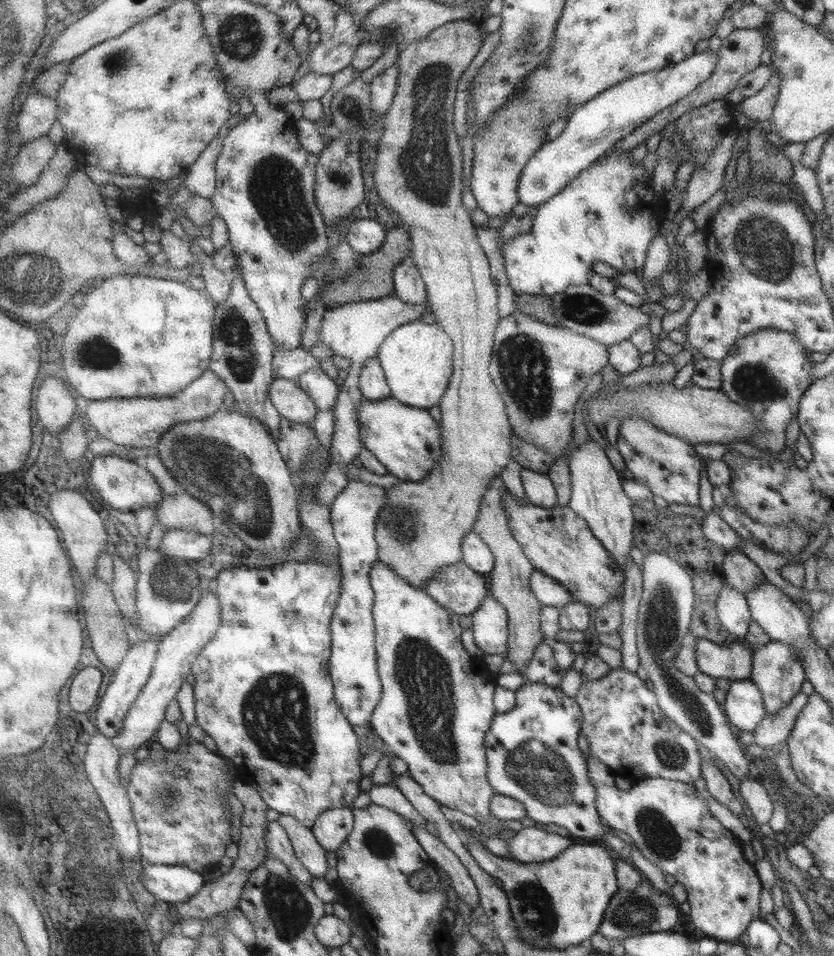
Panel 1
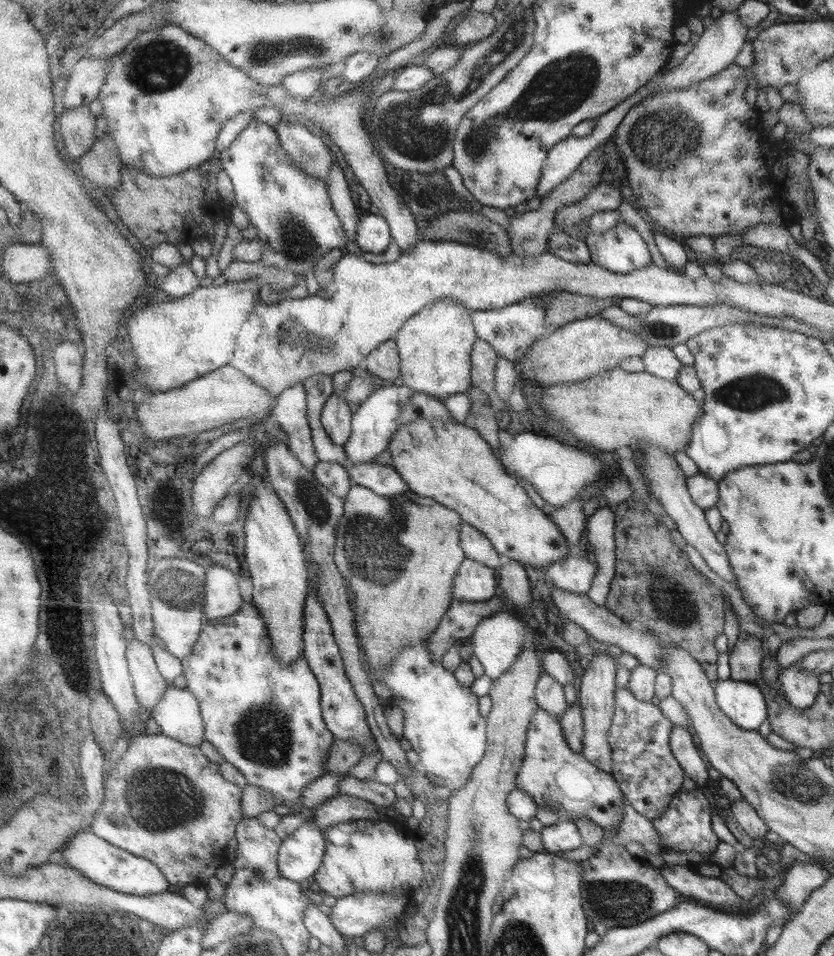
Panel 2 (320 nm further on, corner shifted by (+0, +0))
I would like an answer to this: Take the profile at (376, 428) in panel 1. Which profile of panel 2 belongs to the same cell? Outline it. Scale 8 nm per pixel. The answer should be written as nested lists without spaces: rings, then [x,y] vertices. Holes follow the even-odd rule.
[[[417,419],[394,432],[386,450],[392,458],[391,466],[411,492],[455,511],[463,522],[490,540],[495,552],[534,568],[567,556],[560,530],[531,503],[519,480],[507,472],[470,424]]]

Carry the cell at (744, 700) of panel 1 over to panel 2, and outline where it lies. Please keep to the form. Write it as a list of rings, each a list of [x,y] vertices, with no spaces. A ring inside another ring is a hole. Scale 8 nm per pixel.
[[[719,679],[714,695],[719,710],[739,728],[757,731],[766,719],[766,704],[757,686],[748,682]]]

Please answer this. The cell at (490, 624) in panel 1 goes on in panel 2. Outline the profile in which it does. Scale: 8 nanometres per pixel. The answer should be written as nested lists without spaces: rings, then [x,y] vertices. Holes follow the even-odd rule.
[[[509,609],[497,610],[493,615],[481,619],[481,623],[470,636],[472,656],[481,663],[485,676],[488,676],[491,682],[509,670],[524,647],[525,637],[526,626],[523,626]]]

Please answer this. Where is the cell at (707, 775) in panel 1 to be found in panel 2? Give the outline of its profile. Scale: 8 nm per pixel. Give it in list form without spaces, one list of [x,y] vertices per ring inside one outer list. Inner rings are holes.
[[[673,725],[669,733],[668,747],[685,776],[696,784],[696,788],[704,790],[708,780],[705,760],[699,756],[699,750],[695,748],[687,729]]]

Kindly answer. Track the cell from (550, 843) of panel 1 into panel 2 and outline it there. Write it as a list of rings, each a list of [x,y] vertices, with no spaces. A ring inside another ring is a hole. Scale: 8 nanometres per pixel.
[[[557,822],[539,831],[543,849],[549,854],[561,854],[582,846],[581,836],[572,822]]]

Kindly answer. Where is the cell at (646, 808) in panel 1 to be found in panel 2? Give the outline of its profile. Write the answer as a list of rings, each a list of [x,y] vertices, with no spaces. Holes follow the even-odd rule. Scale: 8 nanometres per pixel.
[[[695,788],[689,792],[681,789],[676,792],[663,814],[657,815],[657,819],[651,821],[653,828],[657,829],[657,842],[659,842],[659,847],[665,855],[668,852],[699,854],[703,857],[703,864],[713,865],[707,861],[707,858],[711,856],[711,852],[721,841],[717,839],[711,829],[710,807],[707,795],[704,794],[703,790]]]

